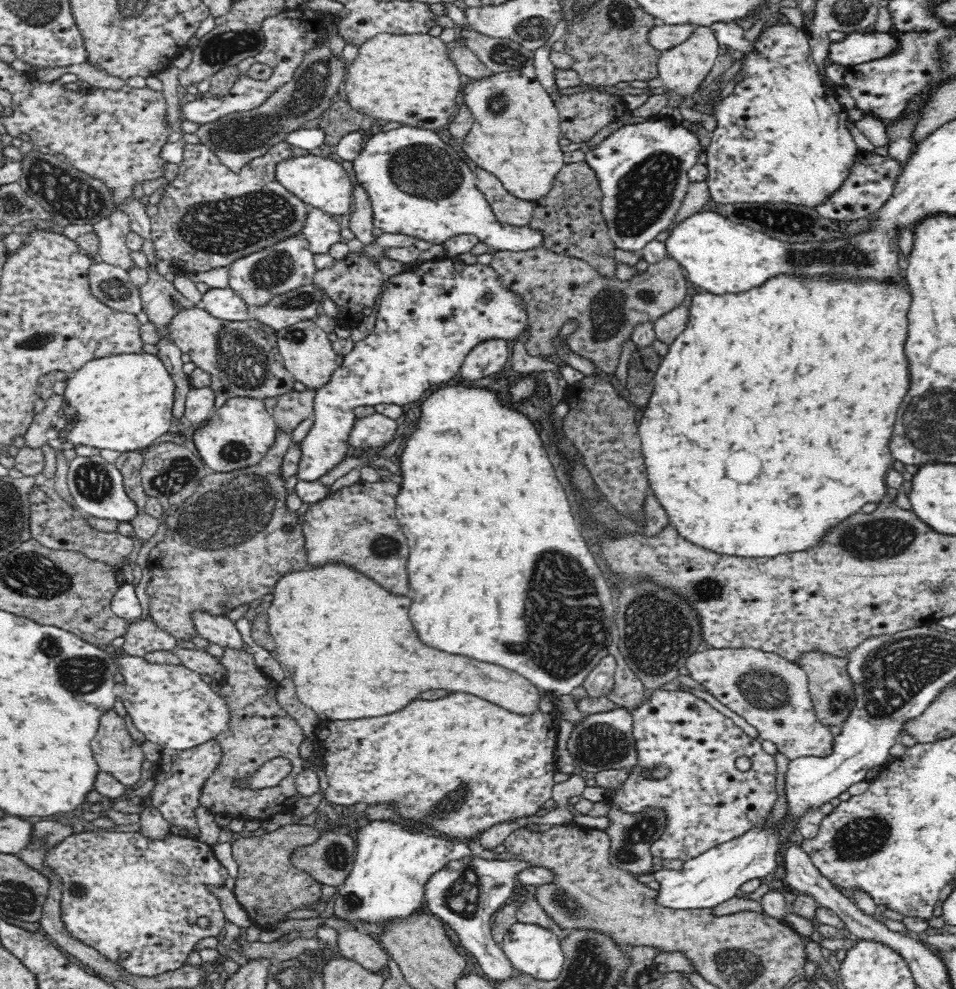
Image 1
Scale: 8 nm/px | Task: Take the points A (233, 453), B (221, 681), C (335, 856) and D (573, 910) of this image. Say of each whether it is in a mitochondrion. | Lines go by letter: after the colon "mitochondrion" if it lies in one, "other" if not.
A: mitochondrion
B: other
C: mitochondrion
D: mitochondrion

